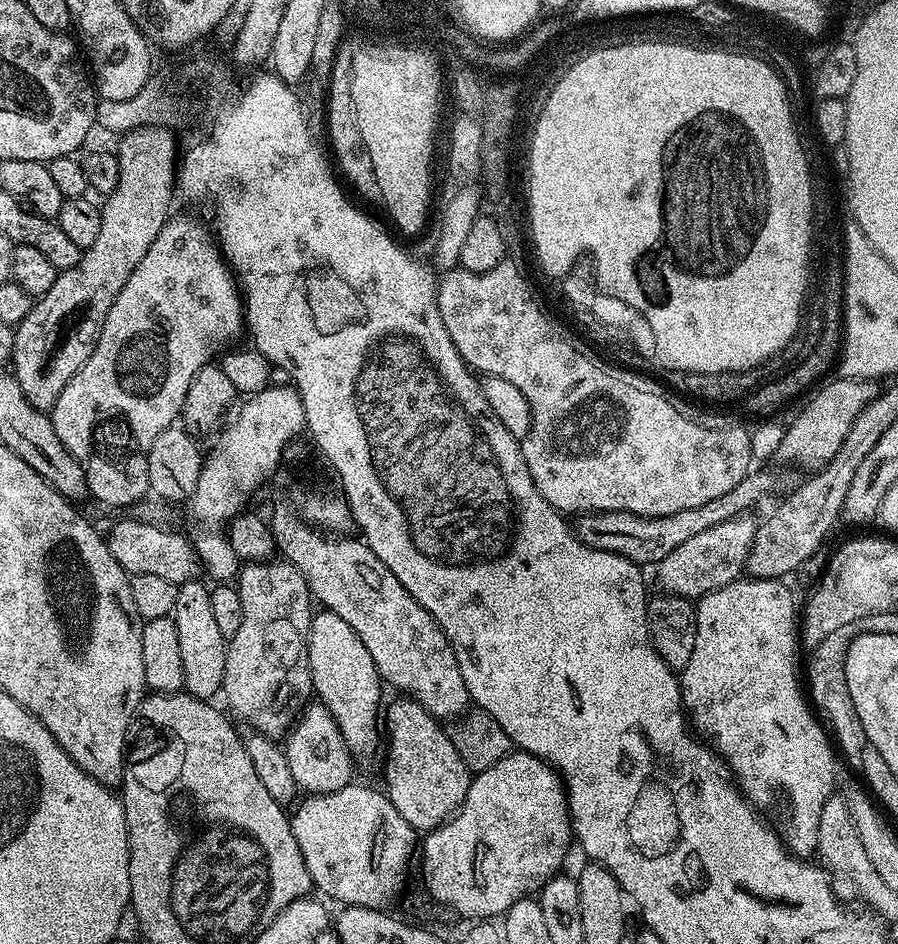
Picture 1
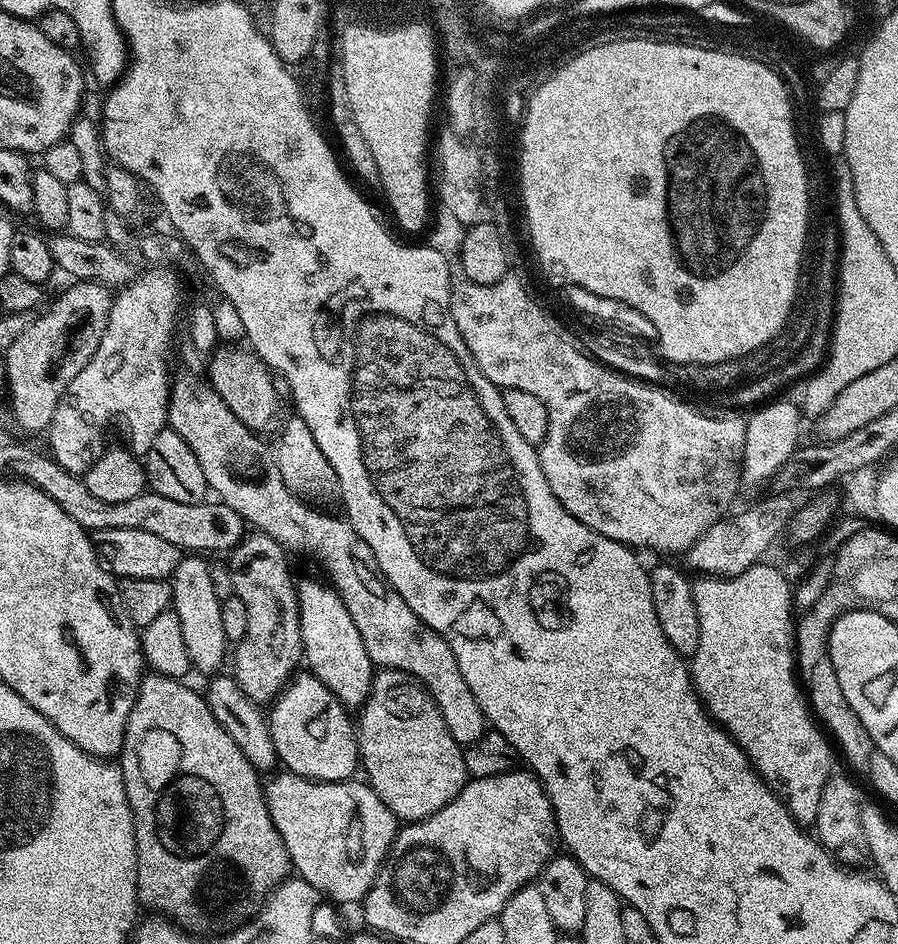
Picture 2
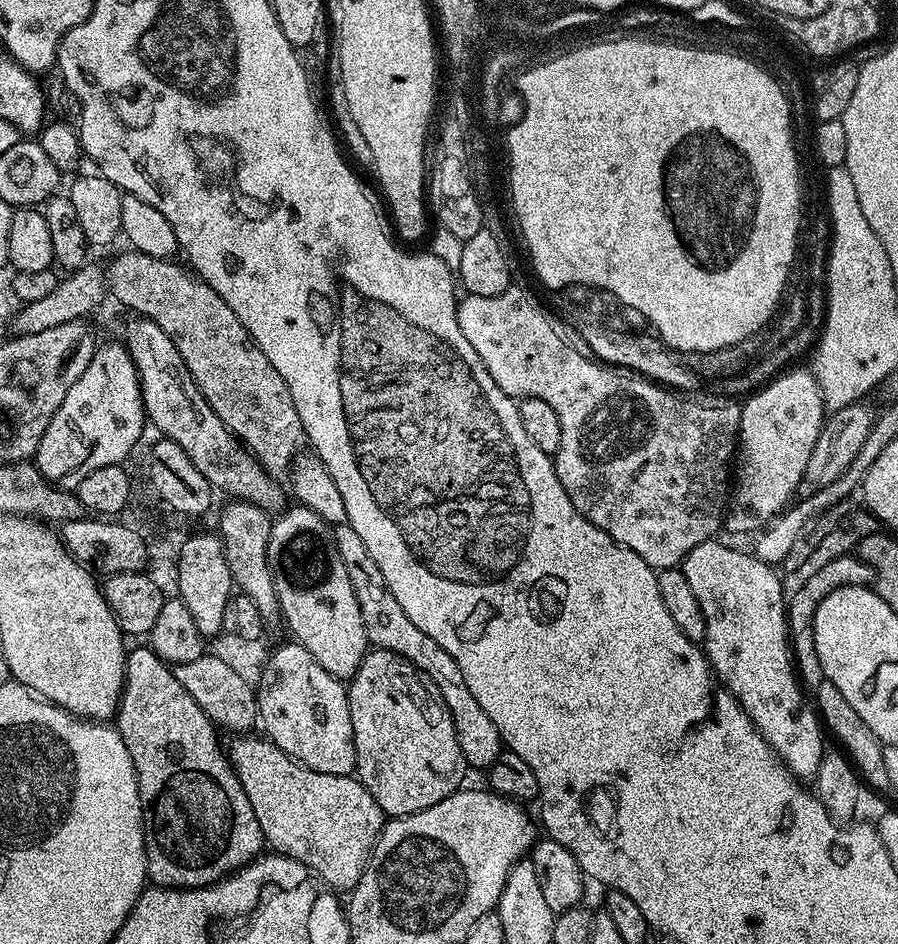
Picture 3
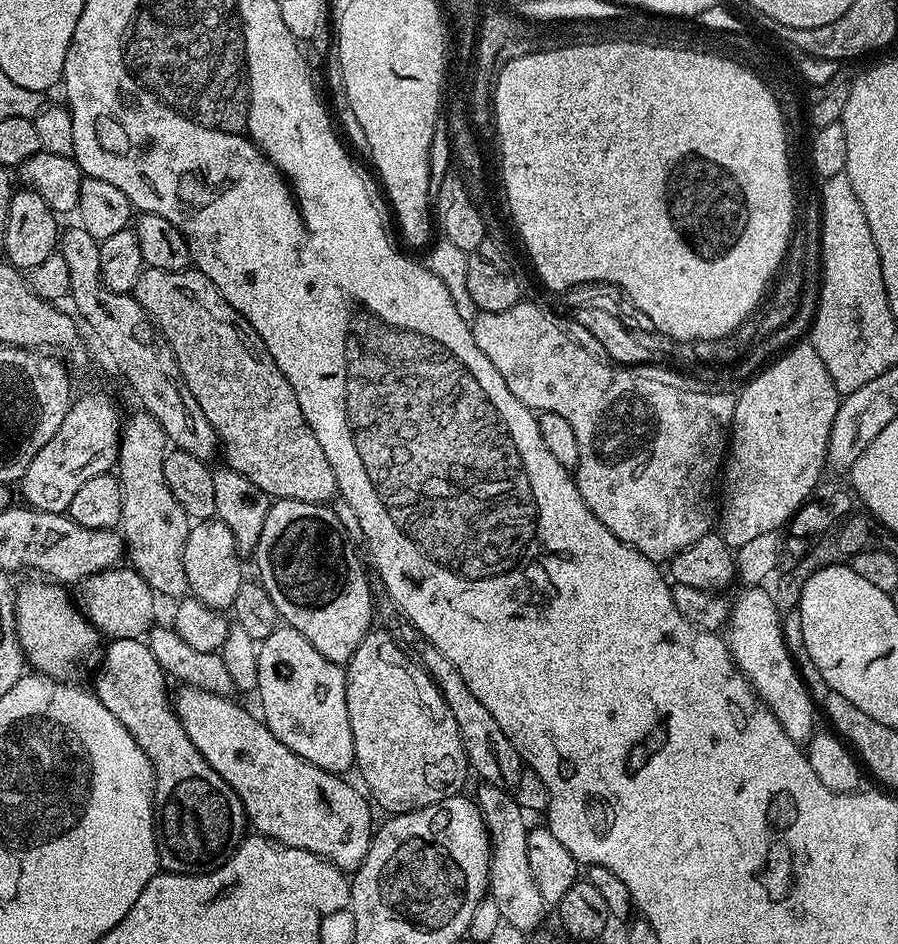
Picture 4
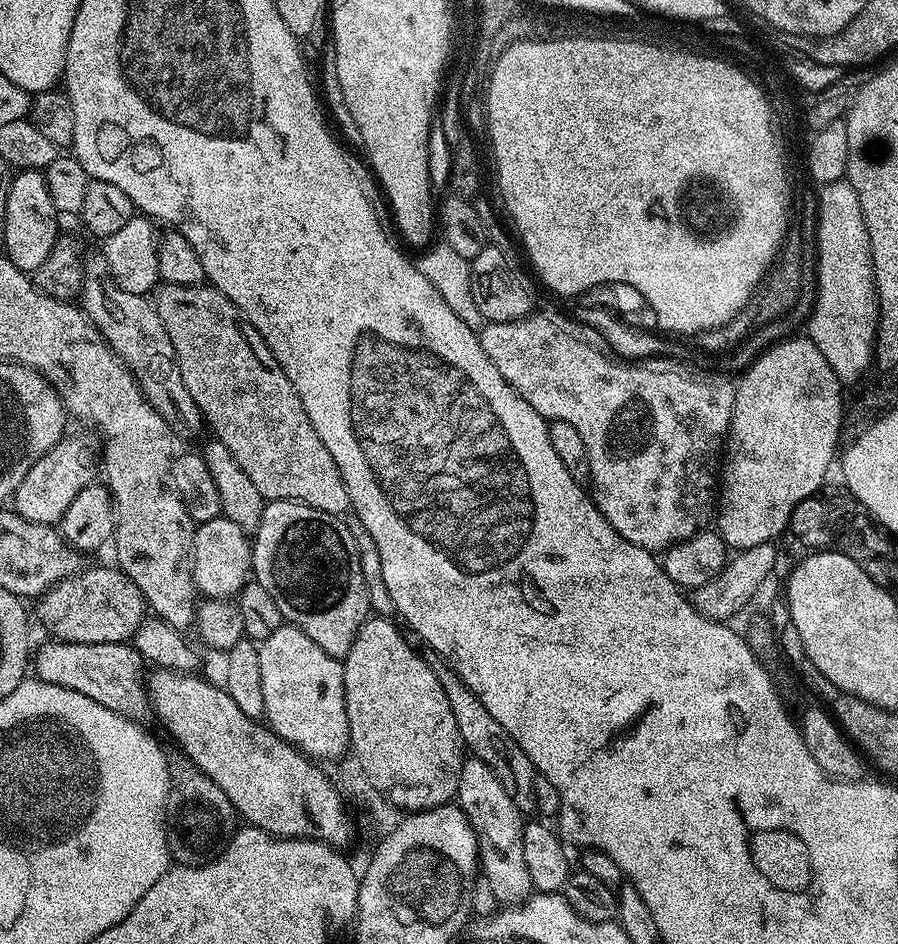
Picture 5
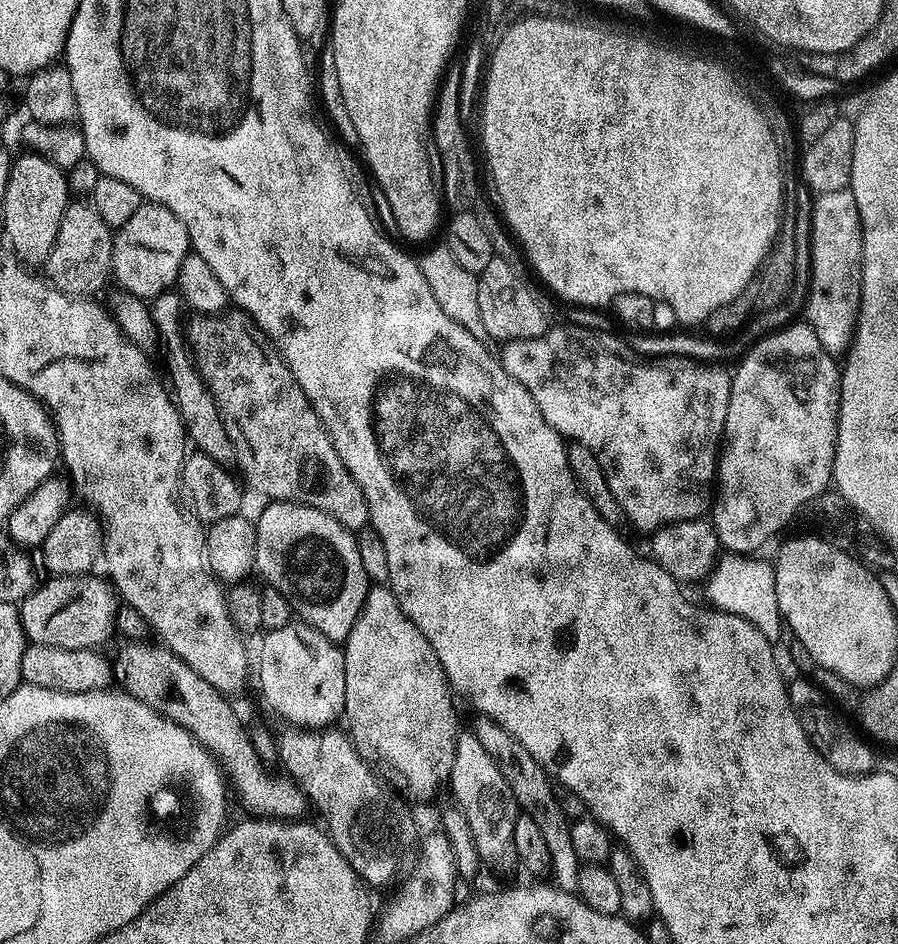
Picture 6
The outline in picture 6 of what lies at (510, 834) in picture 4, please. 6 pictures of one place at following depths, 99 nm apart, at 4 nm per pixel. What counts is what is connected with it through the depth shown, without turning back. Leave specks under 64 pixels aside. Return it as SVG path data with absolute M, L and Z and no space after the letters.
M468 730L461 731L456 738L451 788L456 795L455 807L466 814L466 822L470 822L470 834L474 834L474 846L478 846L481 865L496 872L517 871L514 850L514 822L518 815L516 799L506 778L502 778L502 770L494 766L494 758L486 754L482 742L478 742L478 738Z

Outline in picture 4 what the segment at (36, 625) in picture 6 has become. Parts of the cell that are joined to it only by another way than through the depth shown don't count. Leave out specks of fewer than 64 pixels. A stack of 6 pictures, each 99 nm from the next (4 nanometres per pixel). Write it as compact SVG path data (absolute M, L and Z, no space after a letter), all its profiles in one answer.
M131 566L107 568L93 576L85 576L83 580L79 581L79 588L80 593L75 593L74 596L75 603L85 618L96 627L96 631L101 637L108 636L109 641L121 640L122 638L138 640L147 637L148 631L154 627L155 620L152 619L156 616L157 597L154 595L151 586L139 576L135 568Z

